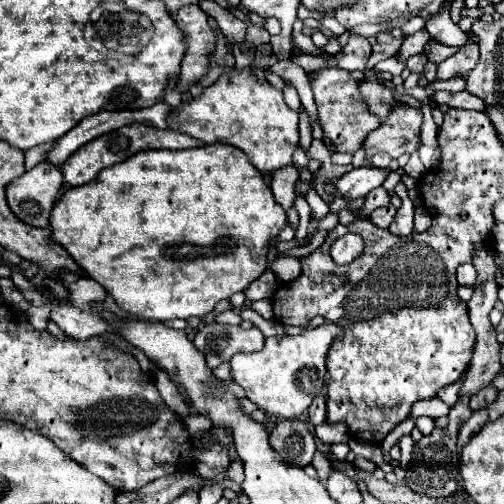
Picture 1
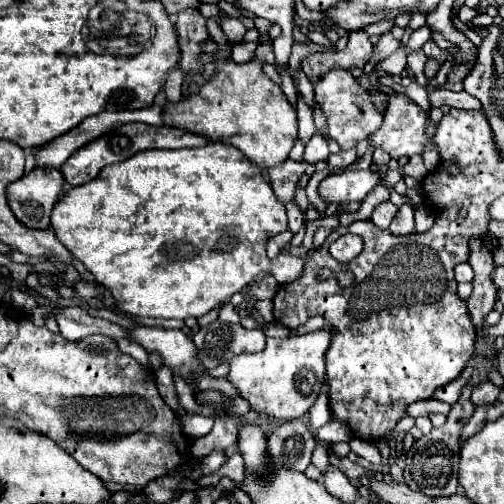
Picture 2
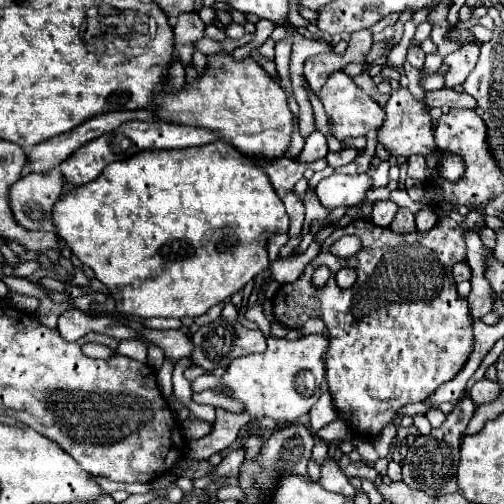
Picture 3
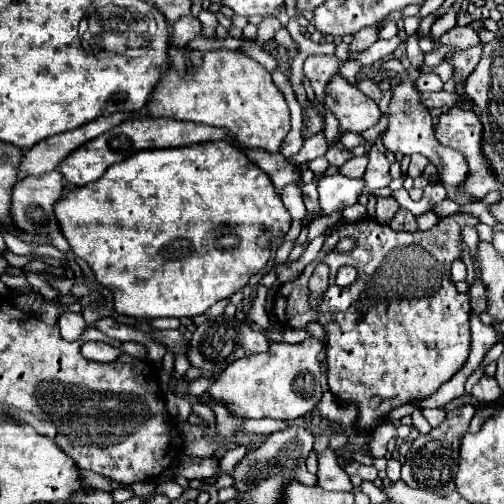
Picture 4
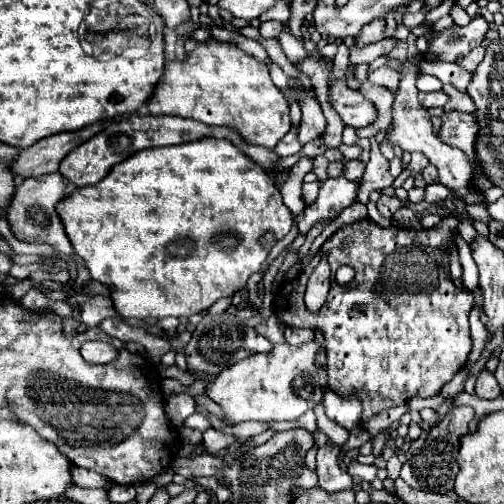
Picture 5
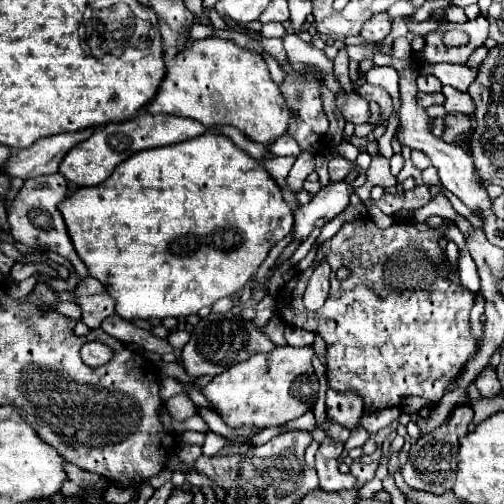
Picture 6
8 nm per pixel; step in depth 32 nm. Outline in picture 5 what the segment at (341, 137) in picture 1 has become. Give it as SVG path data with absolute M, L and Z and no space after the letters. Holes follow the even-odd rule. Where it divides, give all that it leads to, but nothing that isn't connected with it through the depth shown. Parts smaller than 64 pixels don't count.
M336 78L330 84L330 96L332 100L336 100L332 102L332 108L338 112L344 126L352 126L354 130L358 130L376 122L378 108L368 102L360 94L360 90L352 90L344 80Z

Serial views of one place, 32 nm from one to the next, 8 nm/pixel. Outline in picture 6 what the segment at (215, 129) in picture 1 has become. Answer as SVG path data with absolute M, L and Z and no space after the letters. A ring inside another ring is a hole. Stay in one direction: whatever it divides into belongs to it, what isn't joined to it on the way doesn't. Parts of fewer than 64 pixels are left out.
M214 36L206 38L206 40L188 40L188 42L190 42L190 48L184 48L184 52L176 54L174 58L168 58L168 56L164 58L166 76L164 76L152 104L148 104L148 108L146 108L150 114L184 116L184 118L198 120L208 128L230 124L230 126L236 126L250 140L264 144L264 146L272 146L280 136L286 134L288 120L290 120L286 100L284 100L280 88L272 82L266 62L258 54L254 54L246 48L240 48L230 40L220 40Z

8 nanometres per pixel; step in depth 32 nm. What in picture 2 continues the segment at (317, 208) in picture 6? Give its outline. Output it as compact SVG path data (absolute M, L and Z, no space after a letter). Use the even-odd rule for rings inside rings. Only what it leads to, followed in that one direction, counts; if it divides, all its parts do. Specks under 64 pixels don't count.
M352 170L352 172L342 172L342 174L332 174L320 182L320 196L326 204L342 202L360 202L366 198L366 194L380 184L378 170Z

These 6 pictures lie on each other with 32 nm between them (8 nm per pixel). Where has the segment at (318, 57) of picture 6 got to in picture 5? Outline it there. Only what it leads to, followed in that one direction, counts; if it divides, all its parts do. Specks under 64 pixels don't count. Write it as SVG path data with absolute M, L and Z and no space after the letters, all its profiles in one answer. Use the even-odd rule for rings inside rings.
M282 32L280 36L278 36L278 40L280 40L280 46L282 46L282 50L286 52L286 56L288 56L288 60L290 62L296 62L296 60L304 60L304 58L318 58L320 54L308 54L304 48L302 48L302 44L290 34L290 32Z

